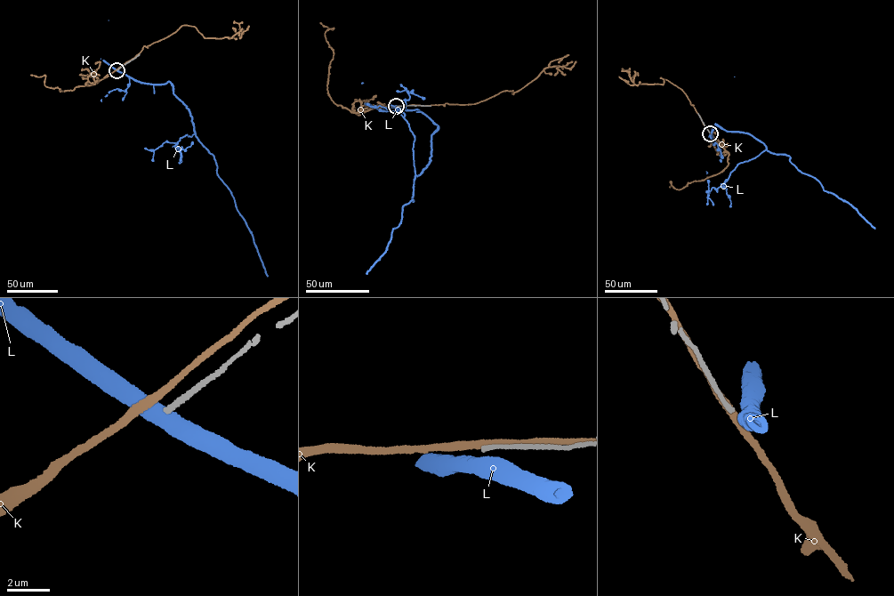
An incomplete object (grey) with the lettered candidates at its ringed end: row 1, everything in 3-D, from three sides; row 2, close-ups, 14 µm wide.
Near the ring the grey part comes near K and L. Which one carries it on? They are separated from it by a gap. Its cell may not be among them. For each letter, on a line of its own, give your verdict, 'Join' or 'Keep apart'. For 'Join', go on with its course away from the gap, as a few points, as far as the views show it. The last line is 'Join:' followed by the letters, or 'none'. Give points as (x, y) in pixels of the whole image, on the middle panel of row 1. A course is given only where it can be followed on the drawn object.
K: Keep apart
L: Keep apart
Join: none

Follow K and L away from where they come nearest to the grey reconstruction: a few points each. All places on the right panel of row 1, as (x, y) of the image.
K: (710, 133), (681, 90), (661, 77), (664, 82), (662, 84), (636, 84), (630, 78), (633, 82), (634, 71)
L: (711, 133), (716, 124), (751, 134), (770, 152), (786, 154), (796, 168), (845, 200), (874, 229)

